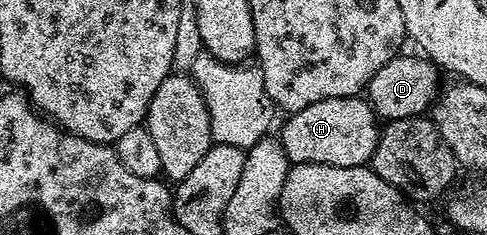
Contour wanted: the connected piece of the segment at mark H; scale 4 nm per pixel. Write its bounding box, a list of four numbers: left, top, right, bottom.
[278,96,382,167]

